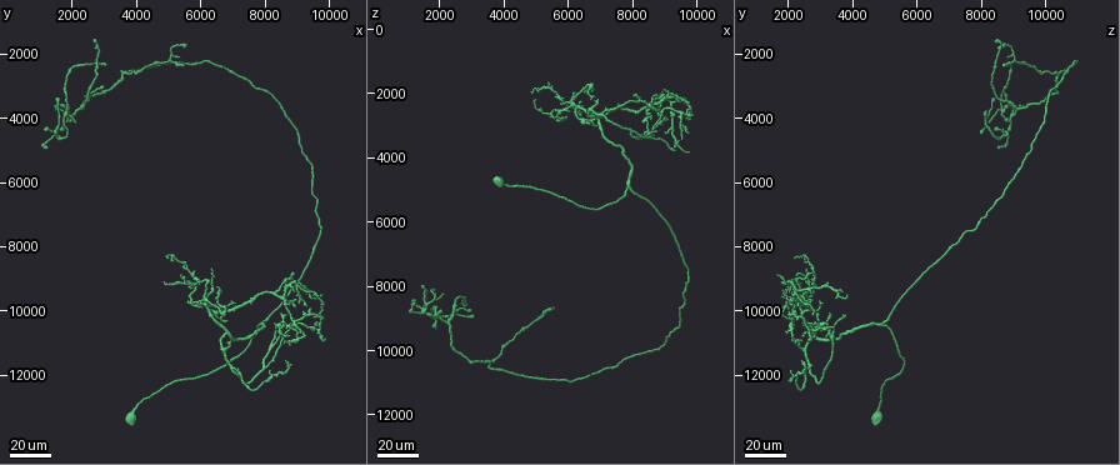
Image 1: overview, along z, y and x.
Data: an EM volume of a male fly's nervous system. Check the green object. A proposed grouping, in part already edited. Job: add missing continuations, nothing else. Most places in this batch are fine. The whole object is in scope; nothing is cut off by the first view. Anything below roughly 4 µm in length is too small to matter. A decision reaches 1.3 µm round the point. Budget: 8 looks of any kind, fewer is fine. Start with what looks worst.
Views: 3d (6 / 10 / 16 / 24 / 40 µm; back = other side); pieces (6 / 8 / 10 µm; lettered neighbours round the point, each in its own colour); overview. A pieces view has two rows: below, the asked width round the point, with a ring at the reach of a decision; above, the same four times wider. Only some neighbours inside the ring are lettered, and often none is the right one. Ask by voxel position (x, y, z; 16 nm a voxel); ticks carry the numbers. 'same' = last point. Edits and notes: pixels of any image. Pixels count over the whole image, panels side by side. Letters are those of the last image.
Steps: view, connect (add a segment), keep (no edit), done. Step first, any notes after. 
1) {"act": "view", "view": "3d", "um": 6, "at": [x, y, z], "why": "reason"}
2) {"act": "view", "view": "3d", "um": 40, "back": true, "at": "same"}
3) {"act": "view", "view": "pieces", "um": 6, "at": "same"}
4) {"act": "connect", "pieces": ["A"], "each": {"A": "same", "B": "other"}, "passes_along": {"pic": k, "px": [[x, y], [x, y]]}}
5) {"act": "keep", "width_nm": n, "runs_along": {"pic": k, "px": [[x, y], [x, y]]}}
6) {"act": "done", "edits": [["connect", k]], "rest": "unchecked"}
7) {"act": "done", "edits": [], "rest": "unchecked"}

{"act": "view", "view": "3d", "um": 40, "at": [9300, 10100, 3800], "why": "branch stops here"}

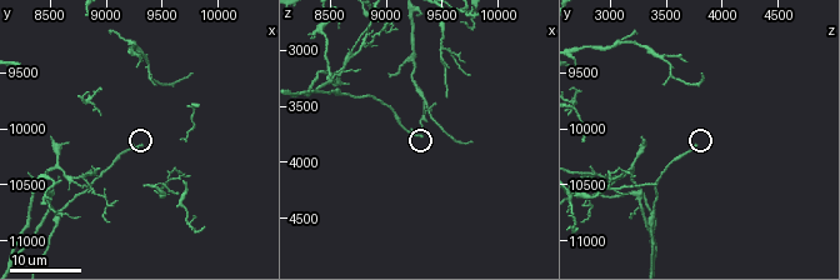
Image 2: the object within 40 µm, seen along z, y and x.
{"act": "view", "view": "pieces", "um": 10, "at": [9320, 10160, 3740], "why": "what lies round it"}

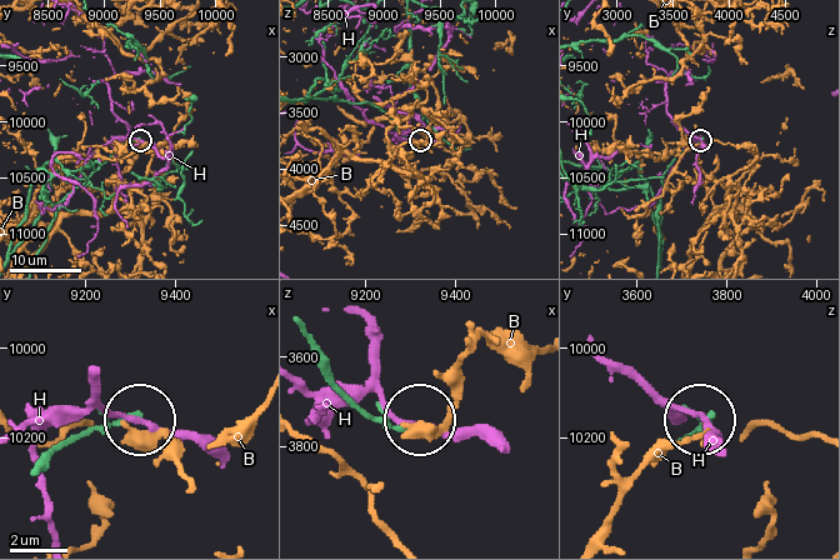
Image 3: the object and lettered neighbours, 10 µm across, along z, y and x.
{"act": "keep", "each": {"B": "other", "H": "other"}, "runs_along": {"pic": 3, "px": [[659, 224], [663, 174], [701, 139]]}, "found": "no lettered segment goes on from it"}

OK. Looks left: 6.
{"act": "view", "view": "3d", "um": 16, "at": [9020, 9160, 3240], "why": "thin end"}

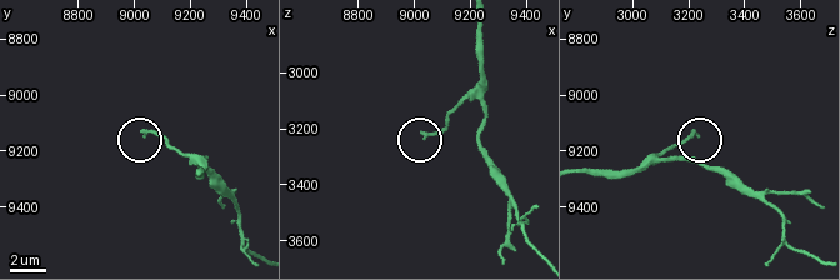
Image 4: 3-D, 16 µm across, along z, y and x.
{"act": "view", "view": "pieces", "um": 10, "at": [9030, 9130, 3230]}

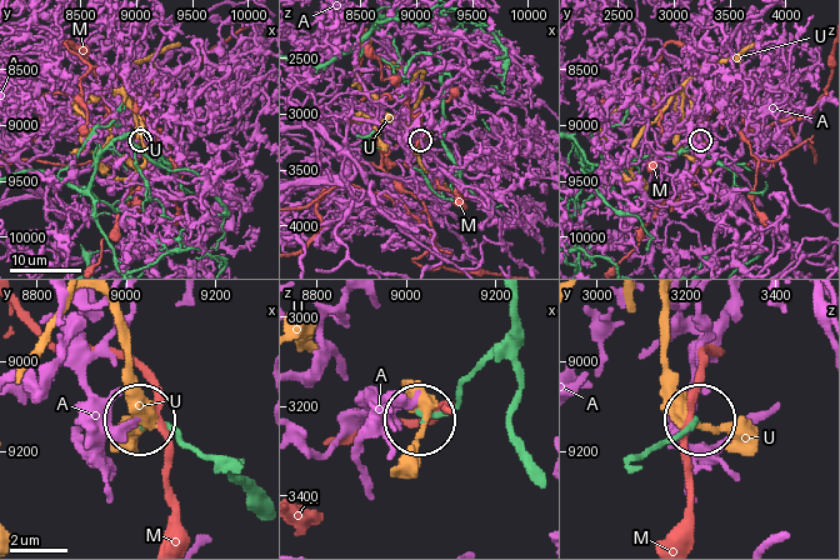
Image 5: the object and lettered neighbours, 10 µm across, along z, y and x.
{"act": "keep", "each": {"A": "other", "M": "other", "U": "other"}, "runs_along": {"pic": 5, "px": [[644, 459], [694, 418]]}, "found": "none of them fits"}

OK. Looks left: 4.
{"act": "view", "view": "3d", "um": 24, "at": [2100, 4000, 8200]}

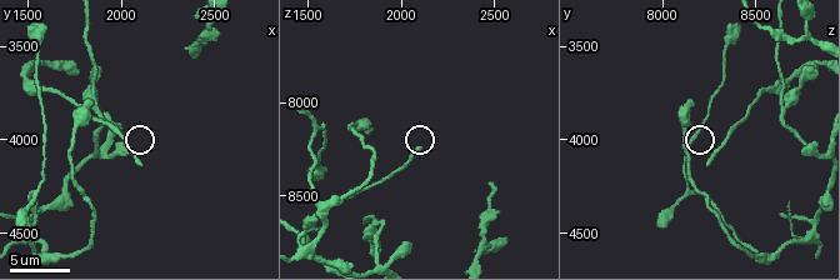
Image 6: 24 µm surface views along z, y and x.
{"act": "view", "view": "pieces", "um": 6, "at": [2100, 4140, 8240]}

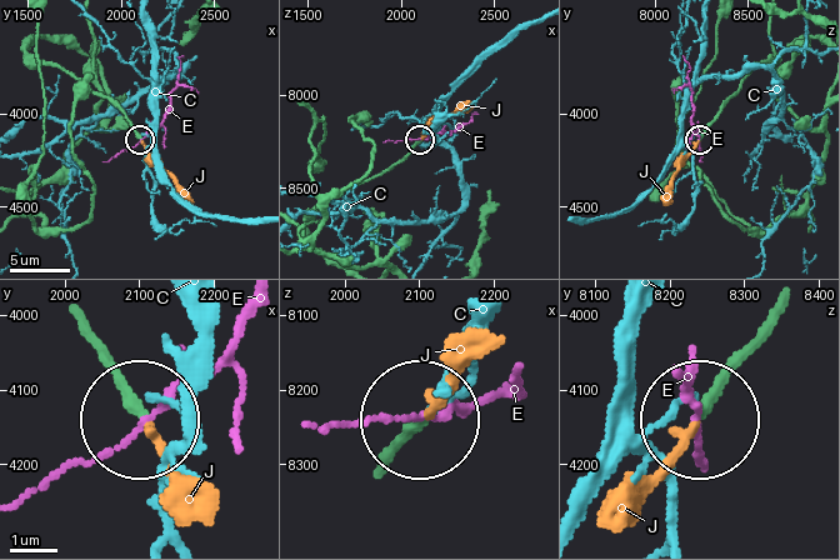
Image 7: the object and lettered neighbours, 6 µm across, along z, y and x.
{"act": "connect", "pieces": ["J"], "width_nm": 230, "each": {"C": "other", "E": "other", "J": "same"}, "passes_along": {"pic": 7, "px": [[83, 331], [201, 510]]}, "found": "it goes on there"}

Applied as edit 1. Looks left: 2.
{"act": "view", "view": "3d", "um": 40, "at": [5500, 9700, 2500], "why": "branch stops here"}

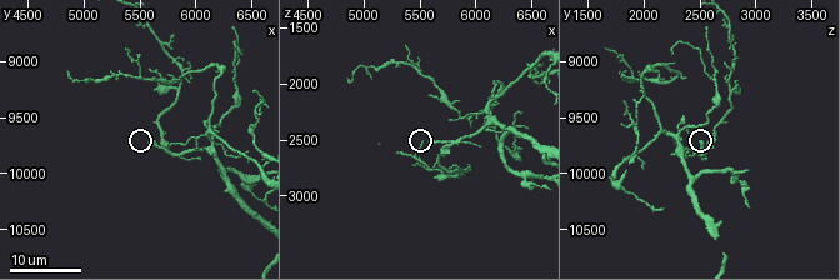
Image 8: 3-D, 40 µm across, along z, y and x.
{"act": "view", "view": "pieces", "um": 6, "at": [5600, 9720, 2500]}

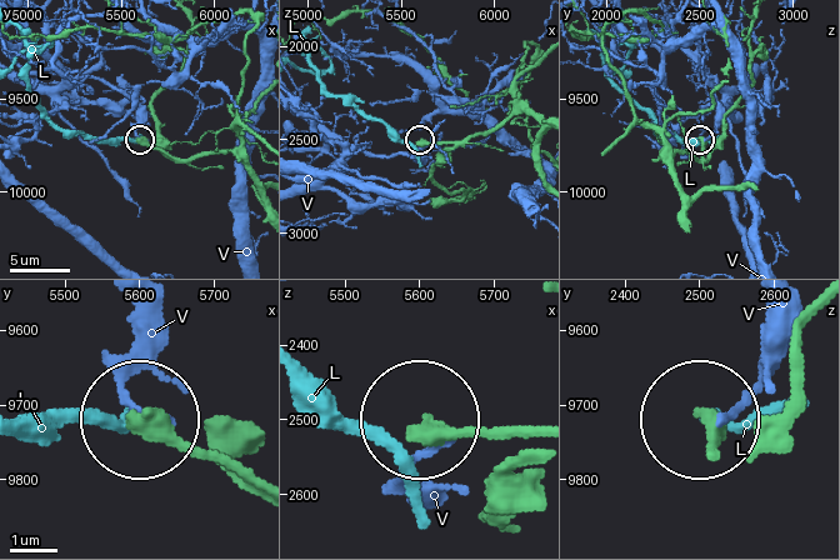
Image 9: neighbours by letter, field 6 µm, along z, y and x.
{"act": "keep", "each": {"L": "other", "V": "other"}, "found": "none of them fits"}

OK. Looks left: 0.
{"act": "done", "edits": [["connect", 7]], "rest": "unchecked"}

